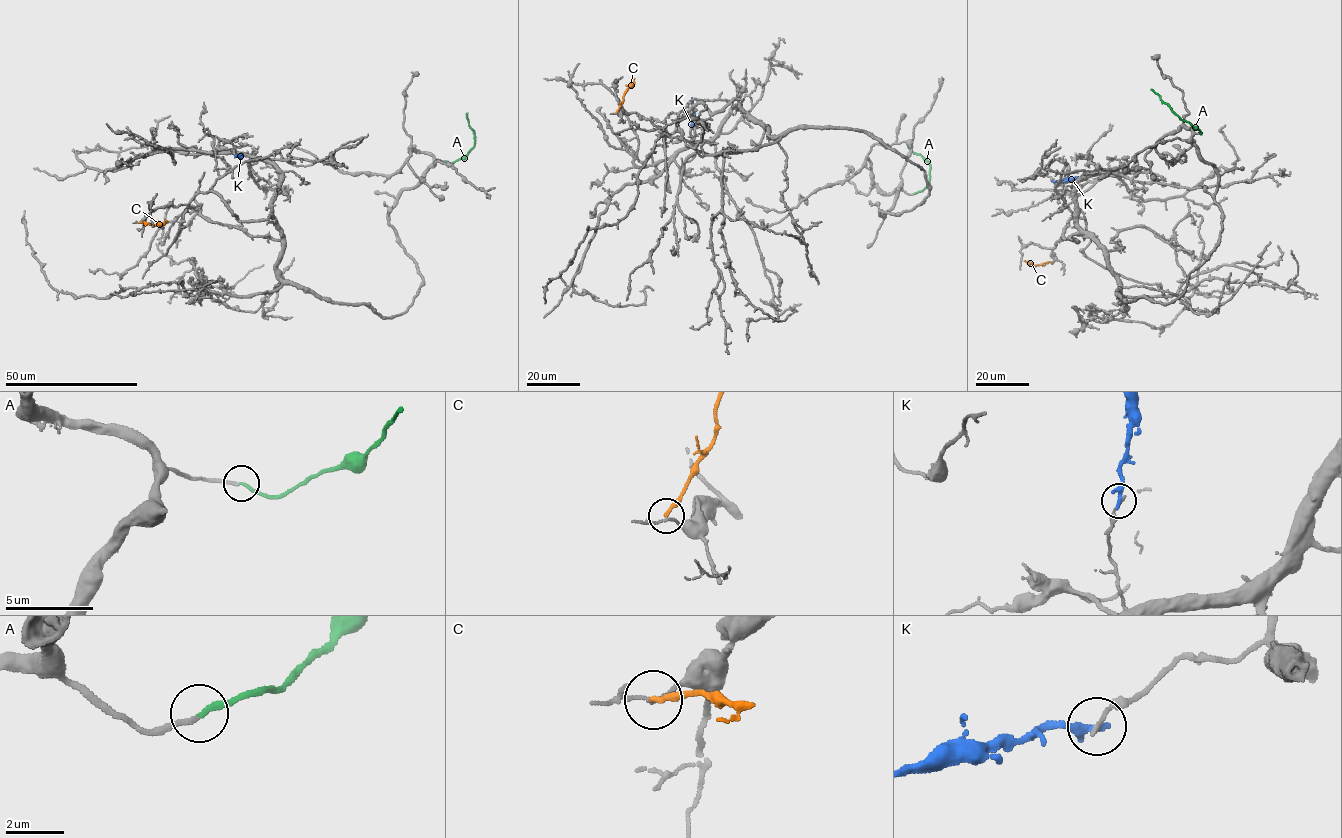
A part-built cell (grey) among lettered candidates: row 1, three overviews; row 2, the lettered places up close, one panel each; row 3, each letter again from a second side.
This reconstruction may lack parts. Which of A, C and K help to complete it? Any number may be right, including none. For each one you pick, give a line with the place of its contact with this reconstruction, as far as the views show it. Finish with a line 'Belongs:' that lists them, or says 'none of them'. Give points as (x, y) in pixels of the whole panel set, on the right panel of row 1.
A: meets grey at (1201, 133)
Belongs: A

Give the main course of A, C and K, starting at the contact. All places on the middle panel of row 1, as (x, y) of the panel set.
A: (914, 193), (927, 185), (930, 166), (908, 146)
C: (616, 113), (634, 78)
K: (691, 126), (692, 97)

